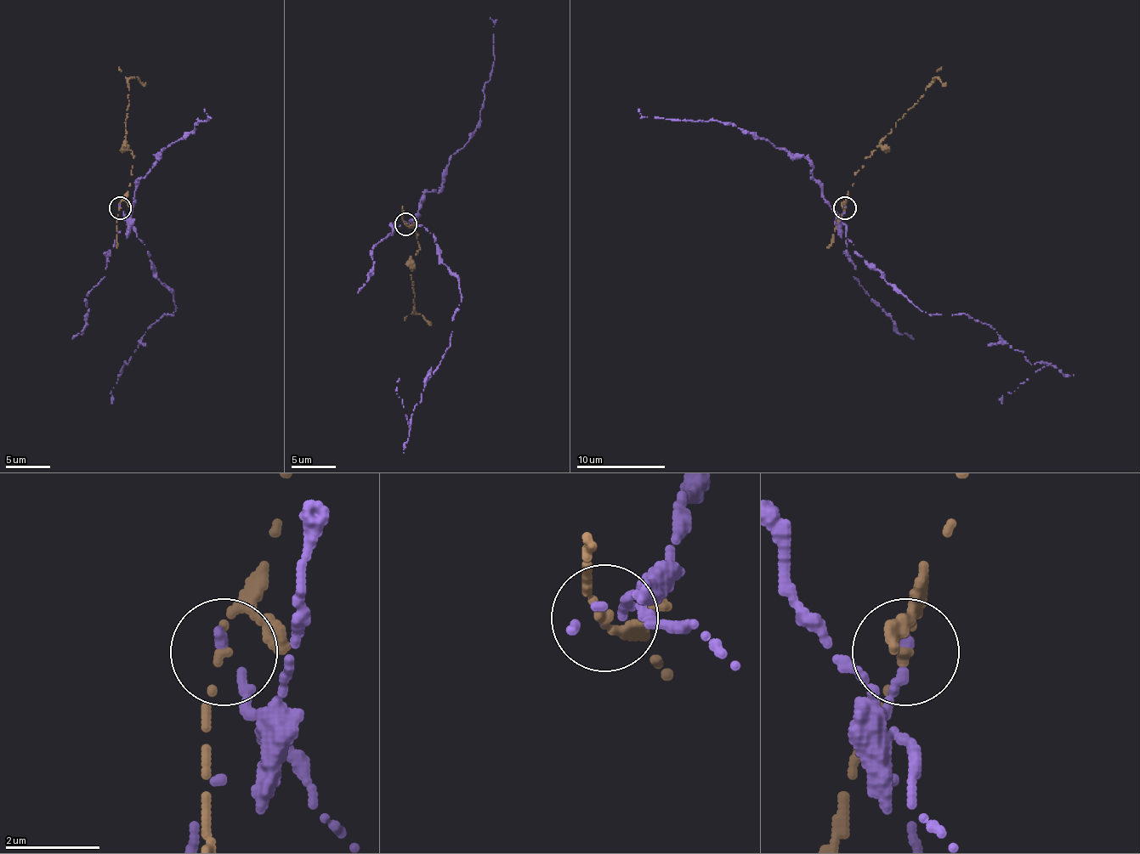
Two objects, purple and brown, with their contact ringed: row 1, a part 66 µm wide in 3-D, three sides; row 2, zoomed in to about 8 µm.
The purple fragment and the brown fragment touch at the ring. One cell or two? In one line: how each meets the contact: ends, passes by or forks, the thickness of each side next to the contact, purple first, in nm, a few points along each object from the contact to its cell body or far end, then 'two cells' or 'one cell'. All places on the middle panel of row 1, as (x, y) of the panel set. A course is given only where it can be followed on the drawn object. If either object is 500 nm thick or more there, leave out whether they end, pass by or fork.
purple ends; brown ends; calibres 240 and 200 nm; course purple (406, 224), (411, 220), (433, 234), (439, 260), (459, 282), (462, 300), (450, 344), (408, 422), (397, 380); course brown (406, 224), (413, 227), (419, 245), (411, 260), (415, 297), (413, 311), (419, 313), (430, 325); two cells

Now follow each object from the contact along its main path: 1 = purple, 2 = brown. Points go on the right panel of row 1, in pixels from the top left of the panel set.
1: (845, 206), (841, 219), (854, 251), (921, 310), (965, 313), (989, 324), (1043, 366), (1001, 404)
2: (845, 208), (847, 190), (865, 157), (881, 149), (881, 144), (896, 121), (918, 102), (934, 77), (945, 82)

